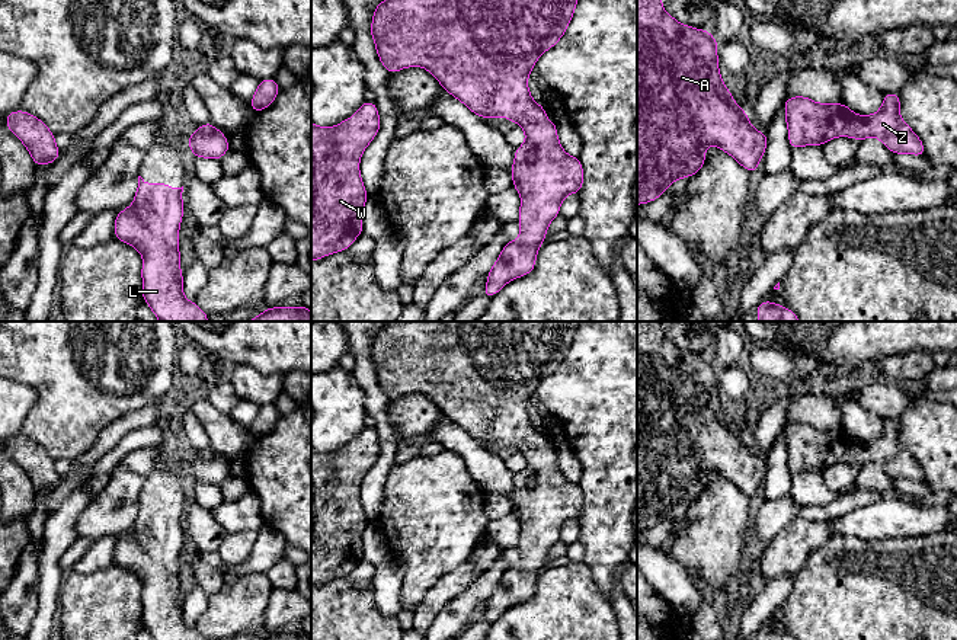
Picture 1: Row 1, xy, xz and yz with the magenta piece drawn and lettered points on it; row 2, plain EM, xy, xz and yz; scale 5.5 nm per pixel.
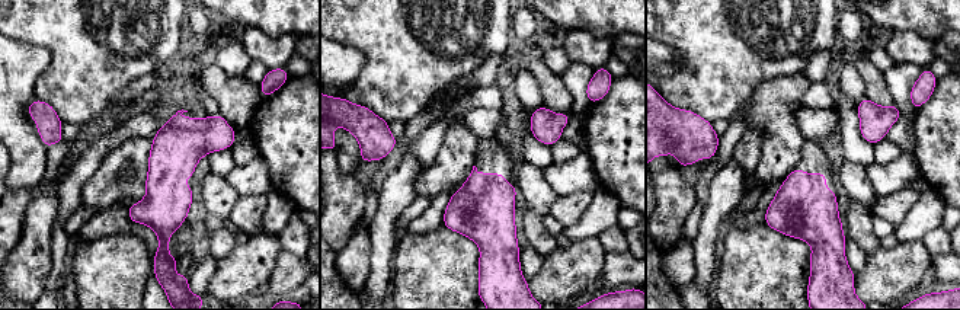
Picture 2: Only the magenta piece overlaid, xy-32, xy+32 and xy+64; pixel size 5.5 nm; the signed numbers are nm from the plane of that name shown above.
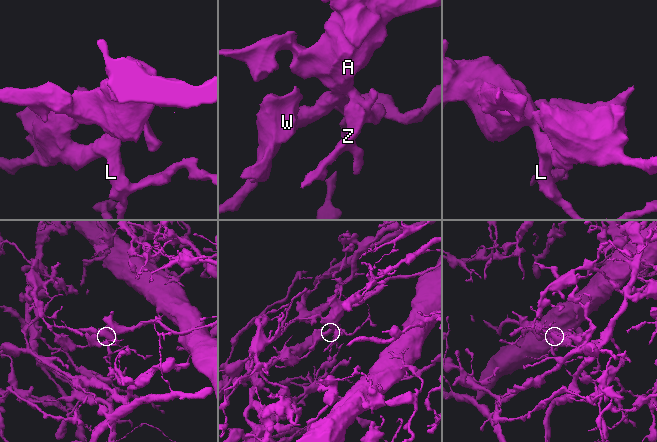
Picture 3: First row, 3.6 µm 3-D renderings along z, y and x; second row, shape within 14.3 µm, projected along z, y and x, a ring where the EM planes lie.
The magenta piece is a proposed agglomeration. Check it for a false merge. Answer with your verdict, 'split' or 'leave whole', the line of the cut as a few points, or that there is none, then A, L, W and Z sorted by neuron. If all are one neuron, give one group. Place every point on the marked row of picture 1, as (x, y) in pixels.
leave whole | no cut | A L W Z

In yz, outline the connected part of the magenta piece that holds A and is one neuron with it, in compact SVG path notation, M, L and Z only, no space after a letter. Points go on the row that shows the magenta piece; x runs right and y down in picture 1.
M637 0L637 205L657 199L673 180L697 175L710 145L730 154L749 173L756 172L768 135L752 127L724 86L717 49L710 31L679 23L665 12L662 0Z

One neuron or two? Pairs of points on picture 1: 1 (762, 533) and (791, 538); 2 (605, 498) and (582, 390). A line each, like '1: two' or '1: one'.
1: two
2: one

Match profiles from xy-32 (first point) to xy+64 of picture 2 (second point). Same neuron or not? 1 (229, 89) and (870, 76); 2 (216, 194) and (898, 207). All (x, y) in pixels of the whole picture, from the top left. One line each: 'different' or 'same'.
1: same
2: different

